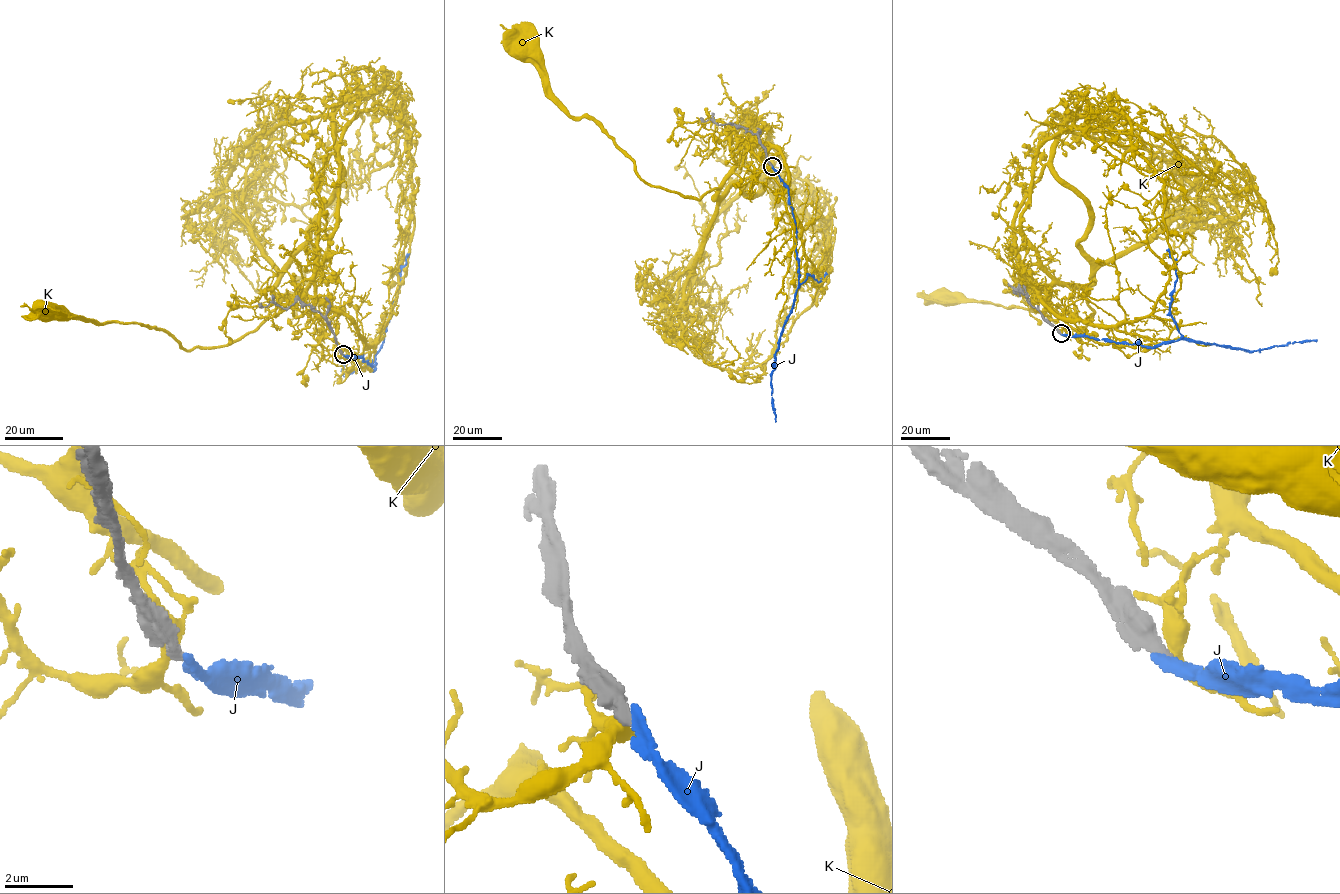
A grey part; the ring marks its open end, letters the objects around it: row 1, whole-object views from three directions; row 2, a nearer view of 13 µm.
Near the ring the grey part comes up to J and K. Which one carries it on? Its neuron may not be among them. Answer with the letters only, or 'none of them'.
J

